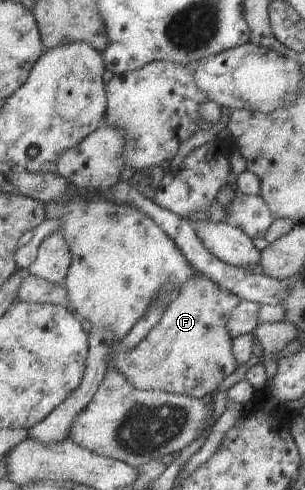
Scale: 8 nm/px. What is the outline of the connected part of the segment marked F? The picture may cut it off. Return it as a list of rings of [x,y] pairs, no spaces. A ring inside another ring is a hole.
[[[204,273],[192,275],[178,290],[146,340],[135,349],[120,349],[110,360],[110,371],[122,373],[138,389],[204,398],[239,366],[228,323],[241,301],[242,298]]]

